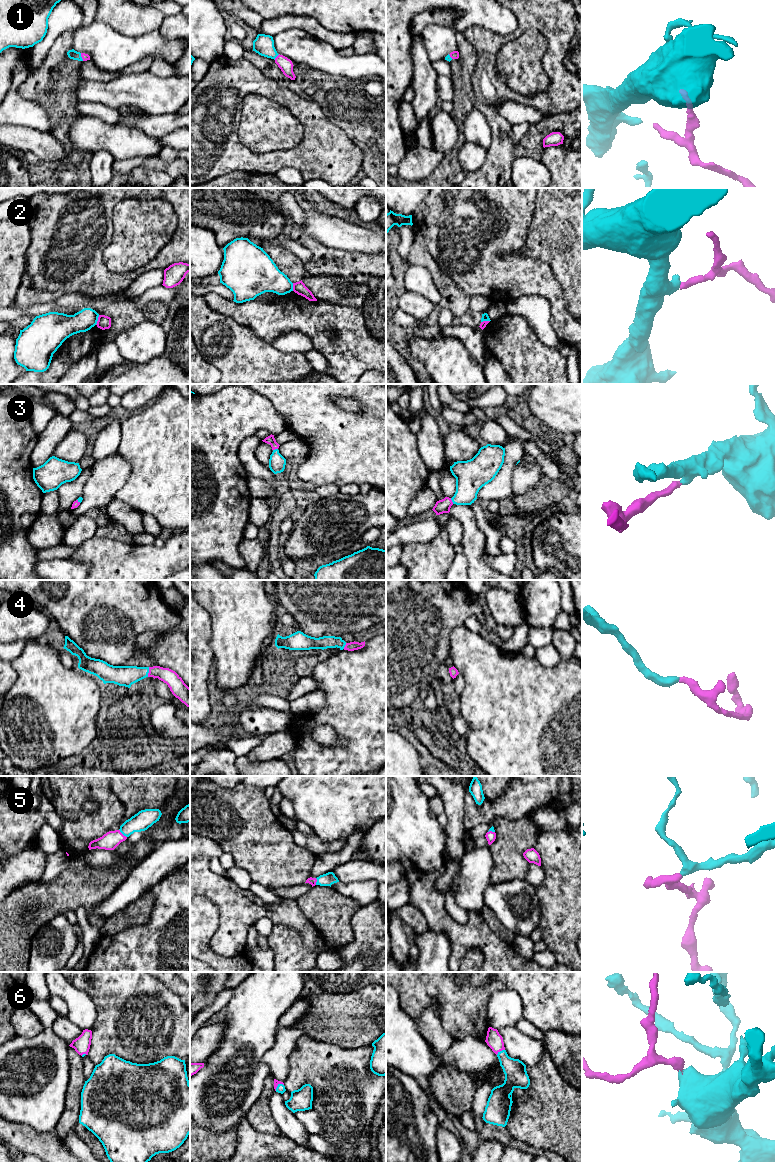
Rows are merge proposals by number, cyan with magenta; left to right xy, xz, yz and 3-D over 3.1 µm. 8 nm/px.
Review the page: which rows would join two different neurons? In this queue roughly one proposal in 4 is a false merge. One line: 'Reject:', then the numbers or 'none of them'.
Reject: 2

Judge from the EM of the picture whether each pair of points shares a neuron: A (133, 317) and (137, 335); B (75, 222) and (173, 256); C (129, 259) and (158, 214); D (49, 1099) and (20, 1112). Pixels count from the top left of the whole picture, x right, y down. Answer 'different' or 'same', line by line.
A: different
B: same
C: same
D: same

